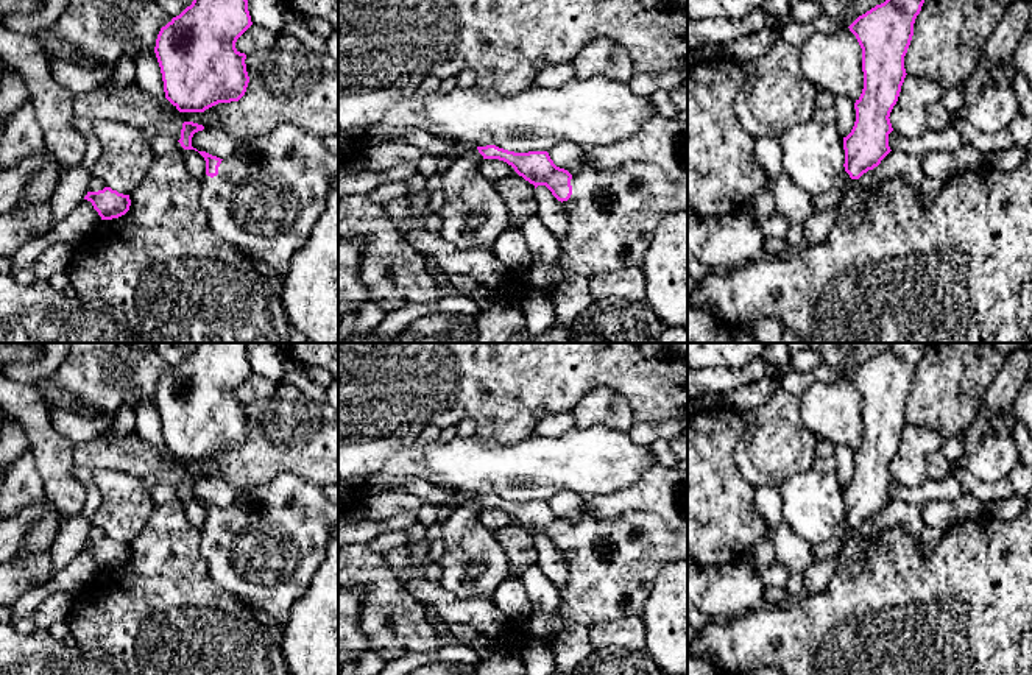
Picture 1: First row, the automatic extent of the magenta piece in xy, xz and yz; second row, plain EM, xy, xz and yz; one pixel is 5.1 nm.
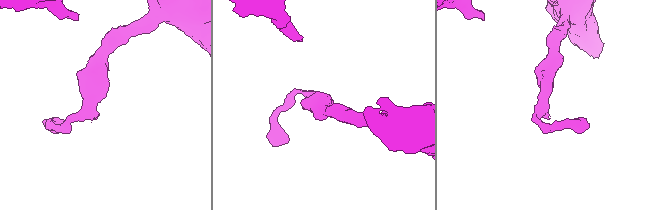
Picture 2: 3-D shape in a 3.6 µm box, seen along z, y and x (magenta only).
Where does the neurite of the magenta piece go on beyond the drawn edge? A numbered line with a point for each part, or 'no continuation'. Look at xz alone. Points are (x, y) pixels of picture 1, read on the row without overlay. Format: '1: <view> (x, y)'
1: xz (613, 563)

